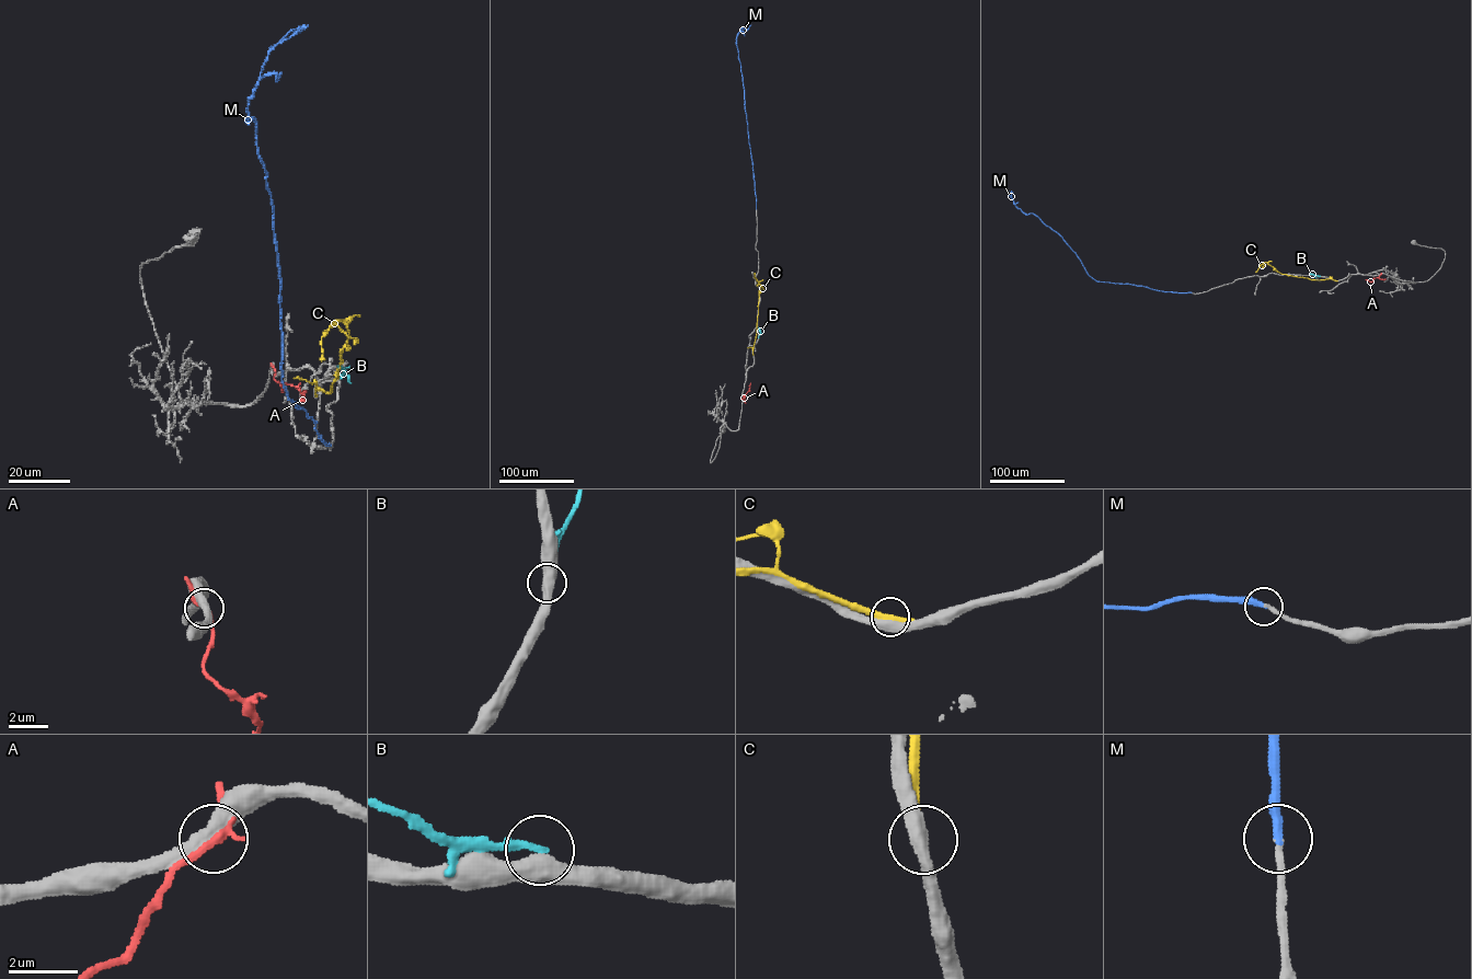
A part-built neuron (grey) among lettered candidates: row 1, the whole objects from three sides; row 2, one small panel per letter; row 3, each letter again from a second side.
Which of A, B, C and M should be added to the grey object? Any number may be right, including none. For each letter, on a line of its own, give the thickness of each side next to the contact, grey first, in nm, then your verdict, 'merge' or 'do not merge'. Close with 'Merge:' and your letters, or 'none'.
A: 400/240 nm | do not merge
B: 500/240 nm | do not merge
C: 460/360 nm | do not merge
M: 190/300 nm | merge
Merge: M

